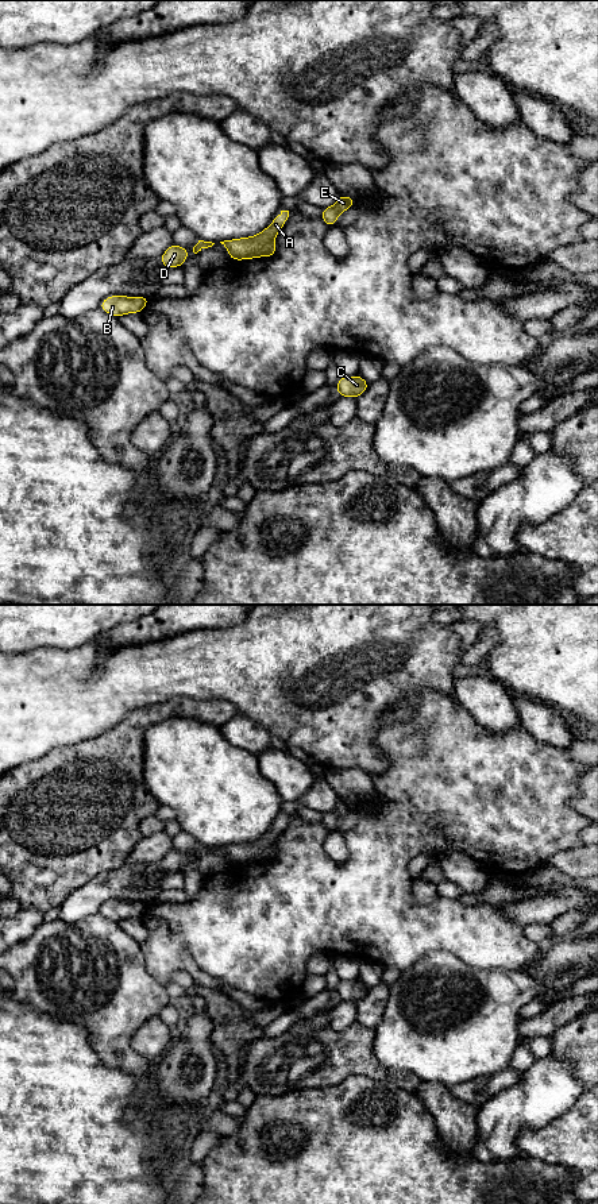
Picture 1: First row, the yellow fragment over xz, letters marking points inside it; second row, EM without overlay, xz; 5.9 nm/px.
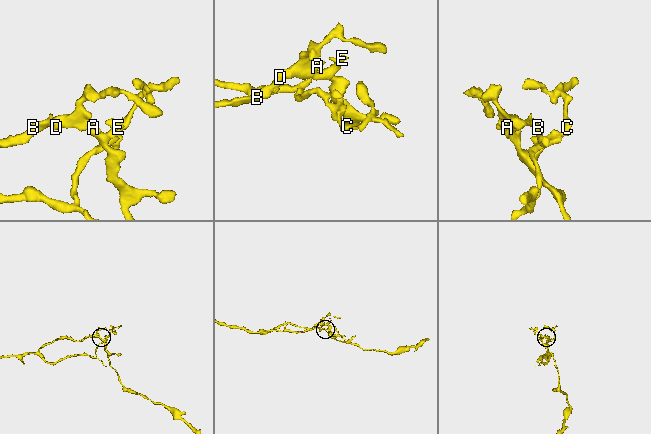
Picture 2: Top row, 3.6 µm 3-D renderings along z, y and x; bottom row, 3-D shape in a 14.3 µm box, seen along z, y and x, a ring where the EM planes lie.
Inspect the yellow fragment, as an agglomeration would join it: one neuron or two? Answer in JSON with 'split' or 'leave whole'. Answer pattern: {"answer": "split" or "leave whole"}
{"answer": "split"}

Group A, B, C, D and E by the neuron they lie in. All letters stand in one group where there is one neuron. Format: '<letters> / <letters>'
A B C D / E

